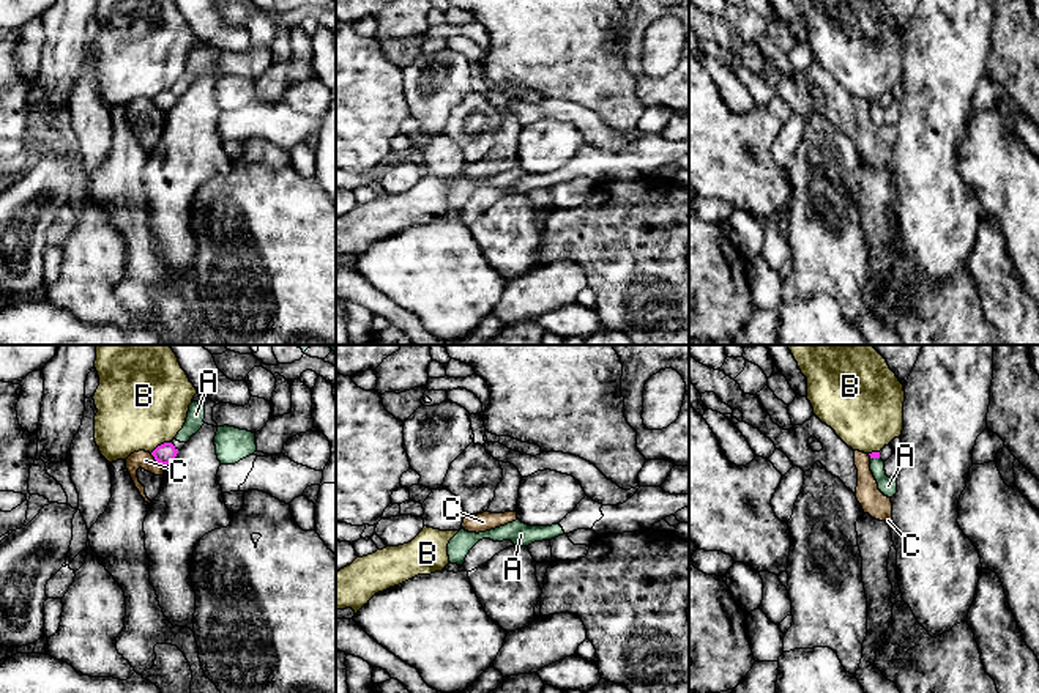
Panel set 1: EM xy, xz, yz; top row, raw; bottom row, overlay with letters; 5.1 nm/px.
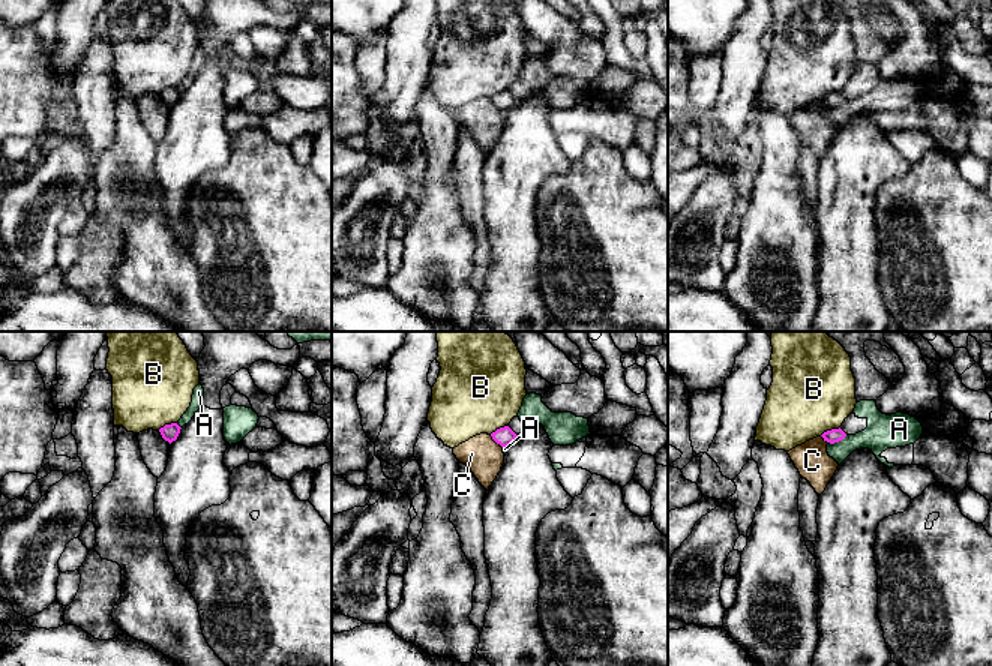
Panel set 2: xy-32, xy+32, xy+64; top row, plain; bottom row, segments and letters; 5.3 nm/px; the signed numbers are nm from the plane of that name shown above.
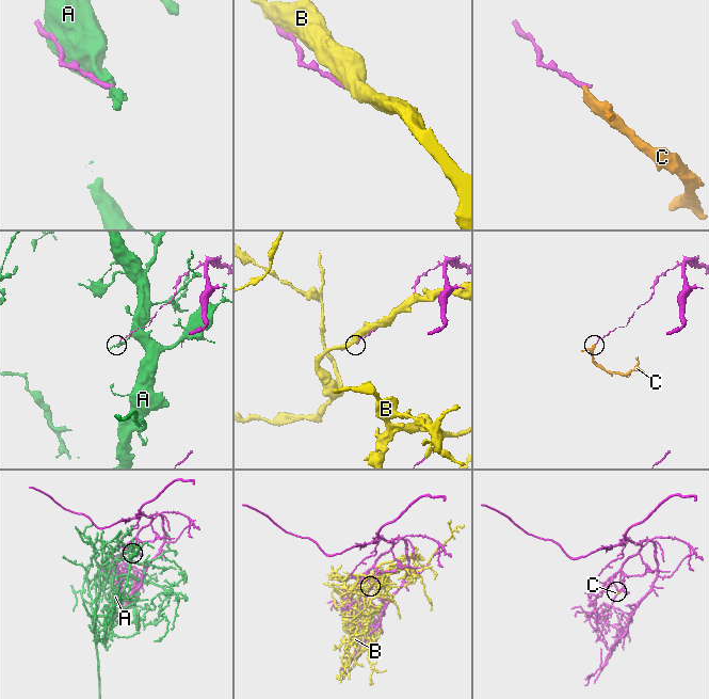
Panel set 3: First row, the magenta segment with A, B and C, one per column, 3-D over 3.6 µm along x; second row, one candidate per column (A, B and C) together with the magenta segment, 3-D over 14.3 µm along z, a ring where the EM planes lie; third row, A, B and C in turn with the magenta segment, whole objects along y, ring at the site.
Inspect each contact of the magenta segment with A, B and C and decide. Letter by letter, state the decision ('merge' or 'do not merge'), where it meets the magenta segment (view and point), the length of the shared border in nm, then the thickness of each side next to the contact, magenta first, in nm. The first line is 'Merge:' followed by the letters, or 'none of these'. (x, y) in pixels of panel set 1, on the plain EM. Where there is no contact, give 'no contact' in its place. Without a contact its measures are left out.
Merge: none of these
A: do not merge | yz (875, 104) | 50 nm | 30/100 nm
B: do not merge | xy (160, 93) | 120 nm | 100/480 nm
C: do not merge | xy (156, 107) | 100 nm | 100/90 nm

